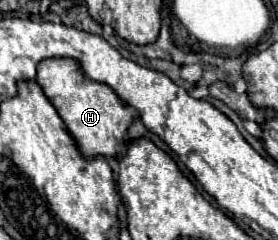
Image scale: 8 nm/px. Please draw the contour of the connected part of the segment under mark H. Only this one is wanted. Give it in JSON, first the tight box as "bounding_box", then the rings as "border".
{"bounding_box":[36,59,136,159],"border":[[[46,59],[38,63],[38,69],[40,69],[40,81],[36,75],[36,83],[40,83],[44,95],[56,107],[58,115],[66,123],[82,155],[90,159],[98,155],[118,157],[126,131],[130,123],[136,119],[136,109],[122,103],[122,99],[108,85],[86,79],[80,73],[78,63],[72,59]]]}

